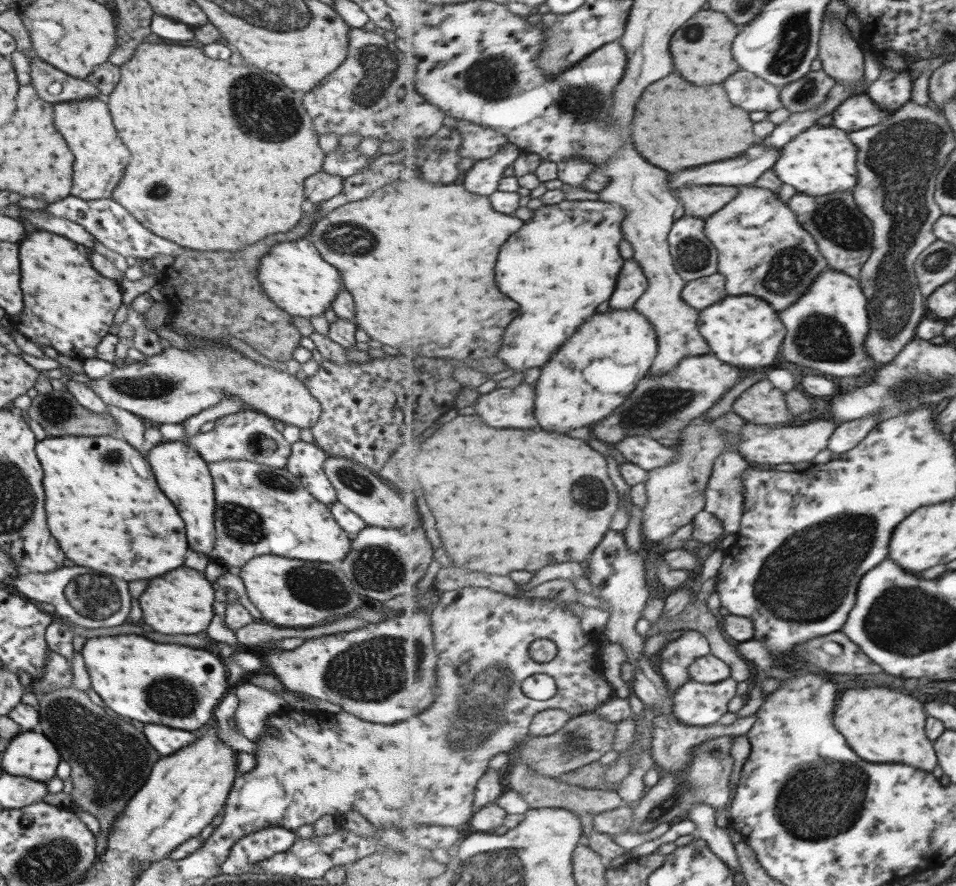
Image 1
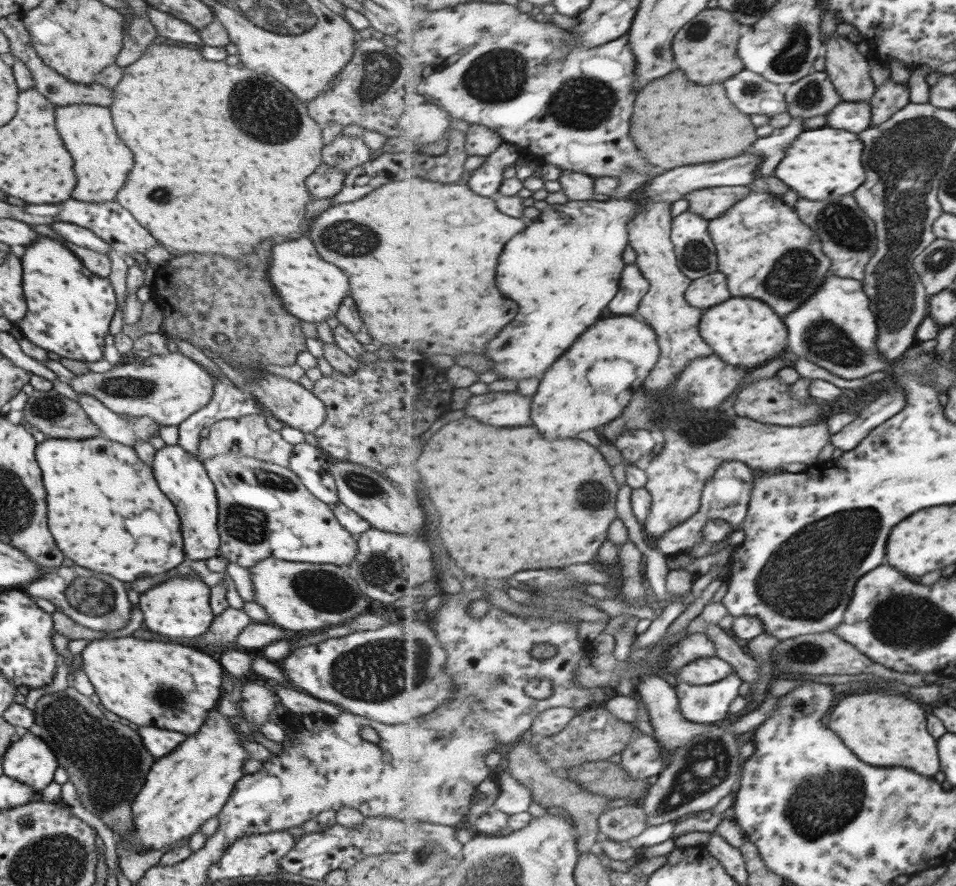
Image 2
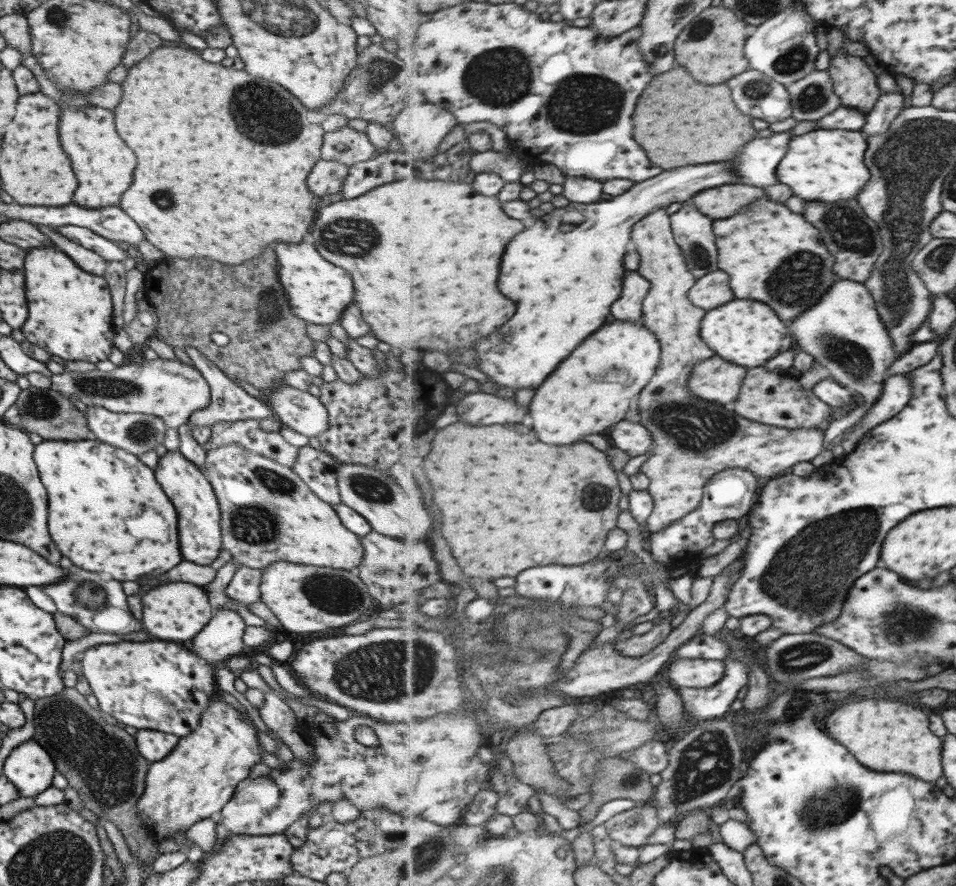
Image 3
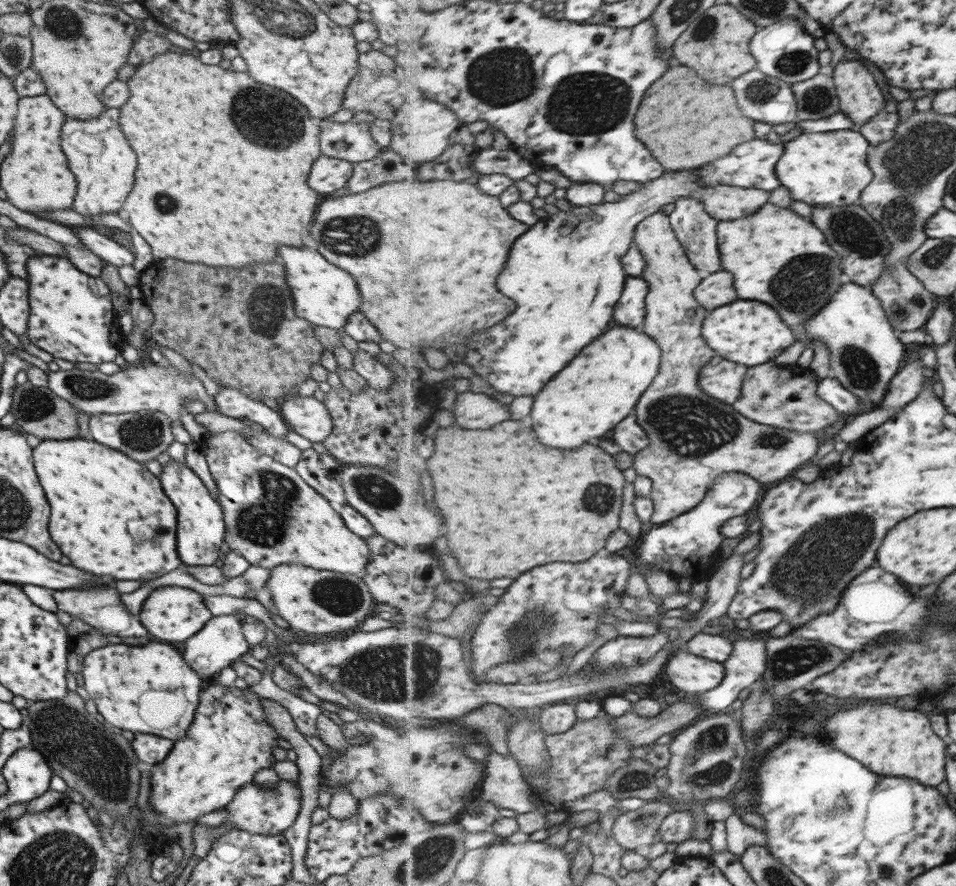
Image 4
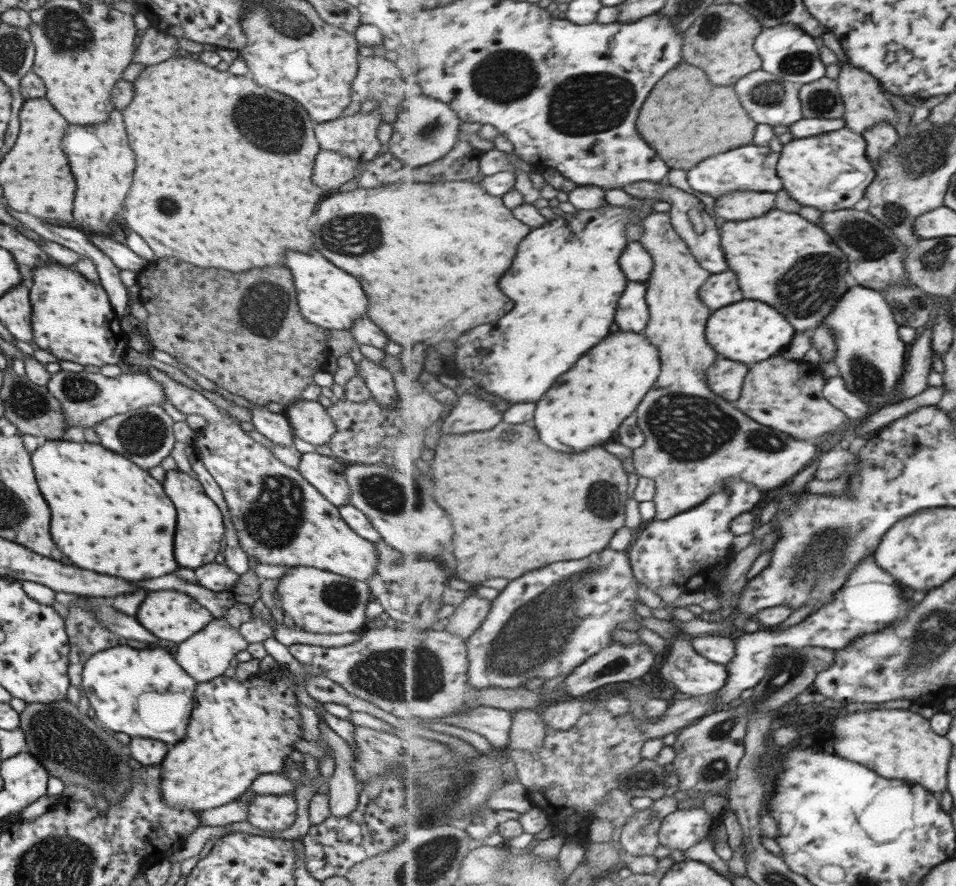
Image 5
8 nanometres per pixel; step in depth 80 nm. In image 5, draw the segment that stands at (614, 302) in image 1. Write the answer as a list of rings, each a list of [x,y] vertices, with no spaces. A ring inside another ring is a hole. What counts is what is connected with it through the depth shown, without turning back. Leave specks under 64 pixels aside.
[[[629,281],[625,298],[621,298],[621,310],[617,310],[617,324],[625,332],[646,331],[651,318],[646,294],[648,283]]]

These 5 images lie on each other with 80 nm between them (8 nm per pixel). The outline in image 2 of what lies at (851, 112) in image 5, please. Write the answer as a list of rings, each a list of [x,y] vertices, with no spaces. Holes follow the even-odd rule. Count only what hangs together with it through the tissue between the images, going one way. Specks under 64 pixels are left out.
[[[831,33],[824,44],[827,59],[826,73],[830,76],[843,101],[869,101],[877,87],[871,80],[871,68],[867,63],[869,55],[857,50],[857,43],[845,35]]]

